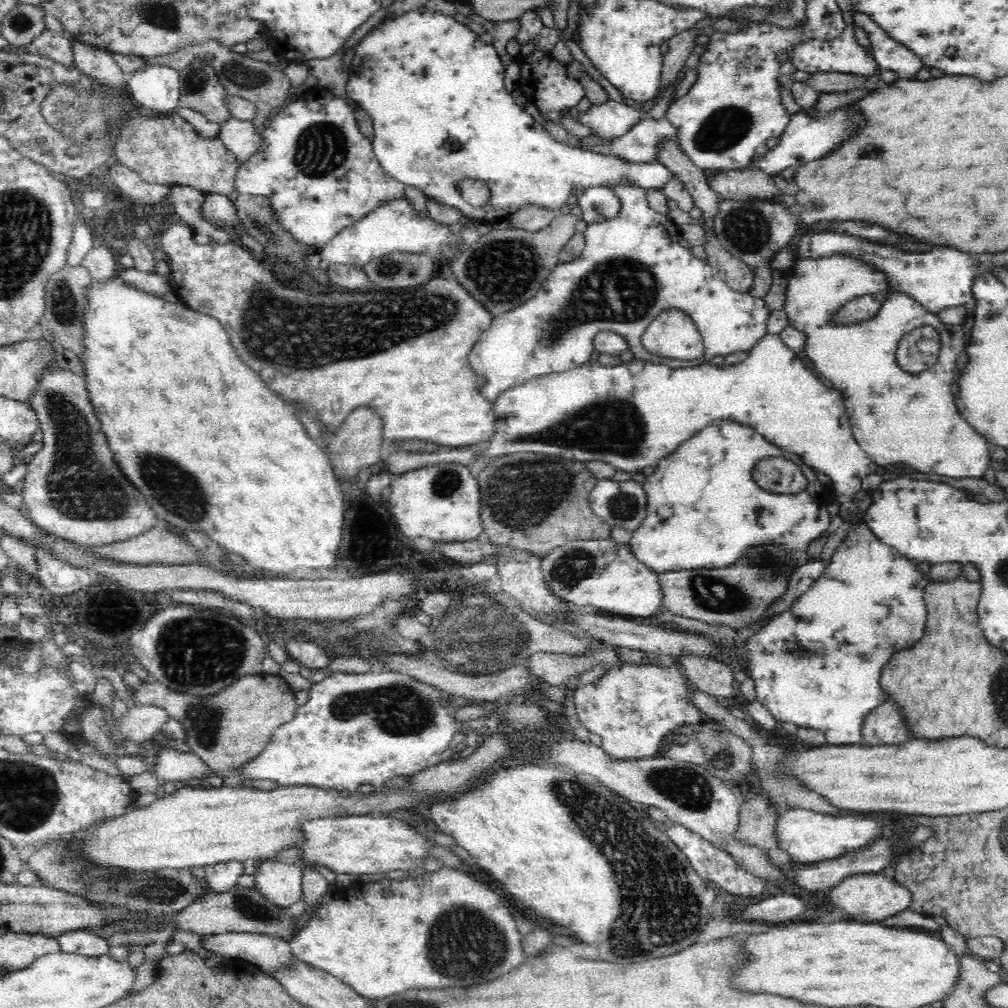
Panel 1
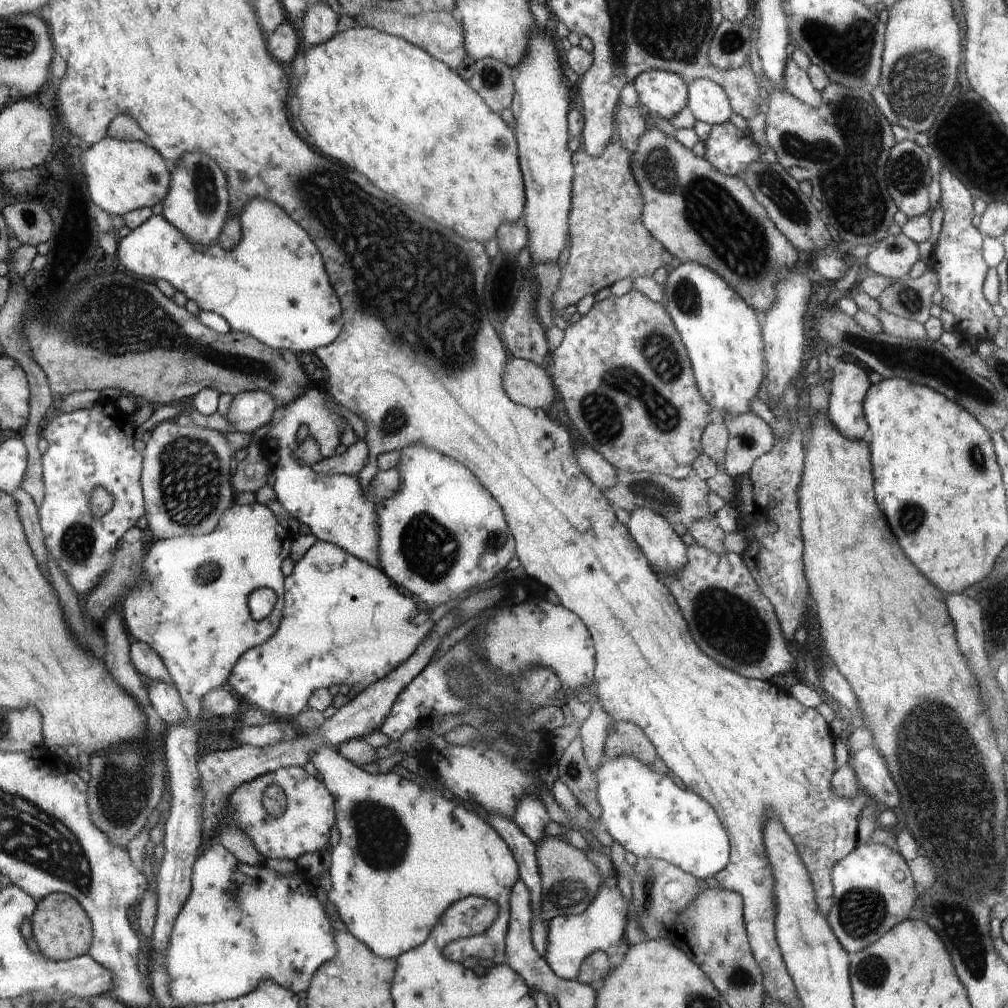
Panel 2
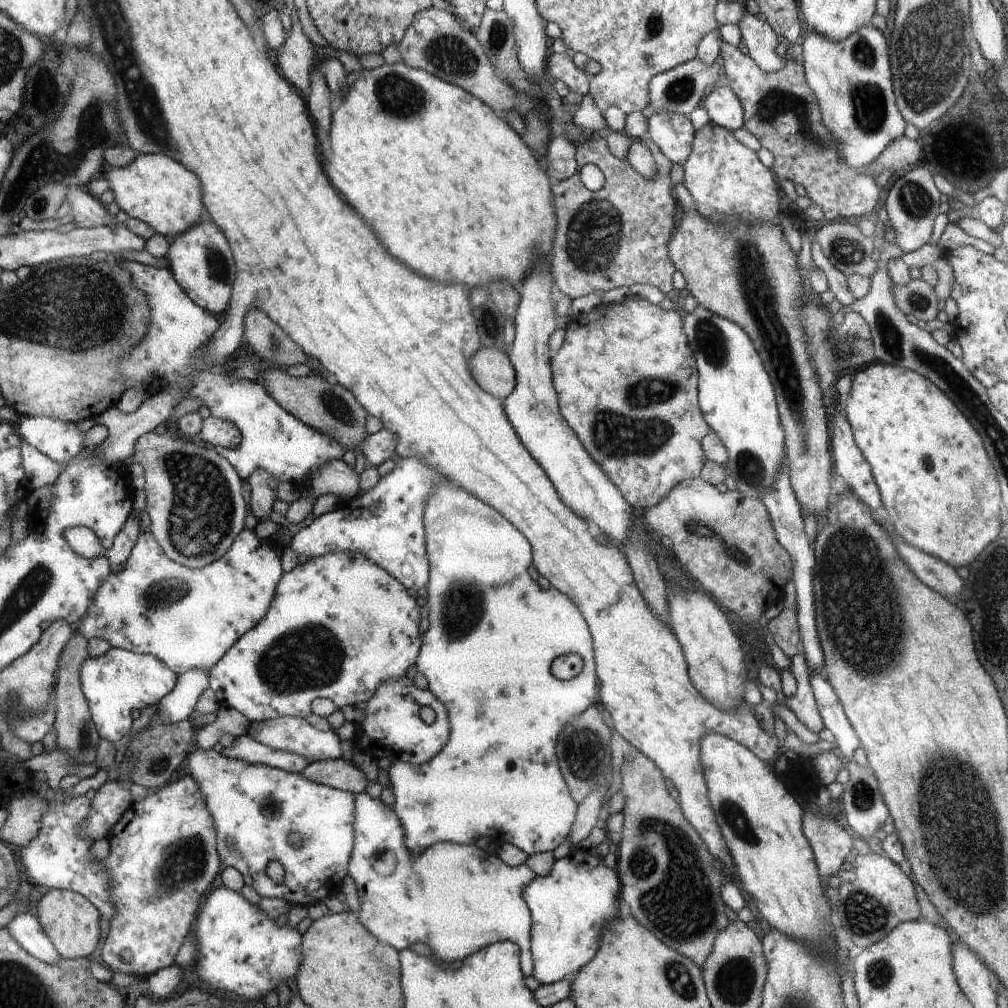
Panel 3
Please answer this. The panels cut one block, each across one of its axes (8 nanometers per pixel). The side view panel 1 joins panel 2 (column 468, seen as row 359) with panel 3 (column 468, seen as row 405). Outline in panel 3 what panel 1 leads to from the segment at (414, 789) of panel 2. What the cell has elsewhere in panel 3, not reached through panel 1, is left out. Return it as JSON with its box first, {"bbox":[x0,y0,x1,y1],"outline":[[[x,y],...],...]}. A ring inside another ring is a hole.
{"bbox":[348,791,536,977],"outline":[[[366,791],[354,795],[354,848],[352,848],[352,856],[350,856],[350,864],[348,864],[348,876],[354,880],[356,884],[356,890],[358,890],[358,898],[360,898],[360,911],[356,914],[358,922],[367,928],[368,932],[378,940],[378,942],[386,942],[388,946],[396,948],[396,950],[404,950],[404,948],[410,948],[412,944],[428,944],[434,954],[442,960],[462,960],[466,958],[468,954],[472,952],[478,952],[480,948],[486,948],[490,944],[496,944],[496,942],[512,941],[515,942],[520,948],[520,966],[525,977],[533,976],[533,958],[531,953],[531,928],[532,919],[531,912],[528,908],[524,898],[522,898],[522,892],[524,892],[524,886],[528,882],[532,882],[536,878],[536,873],[532,872],[532,869],[526,864],[521,864],[516,868],[512,868],[507,864],[504,864],[500,857],[496,854],[490,856],[488,852],[476,848],[474,844],[472,846],[460,846],[460,844],[454,844],[454,842],[440,842],[440,844],[434,844],[434,846],[428,846],[426,850],[422,850],[420,854],[412,854],[408,848],[406,848],[406,836],[404,834],[403,824],[400,824],[400,819],[396,816],[393,807],[385,806],[384,803],[378,798],[370,798]],[[386,852],[392,852],[394,860],[396,860],[396,868],[392,874],[381,874],[374,868],[374,862],[372,858],[376,856],[382,856]]]}

